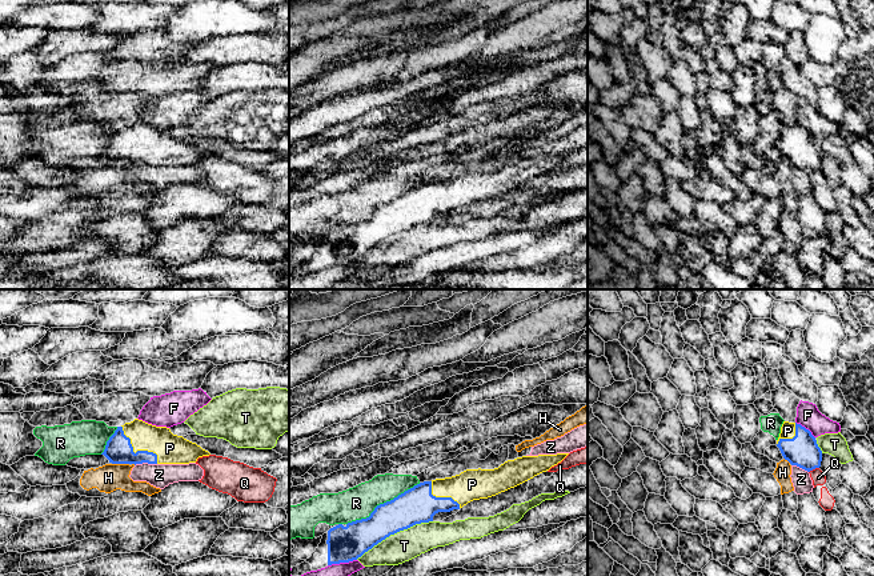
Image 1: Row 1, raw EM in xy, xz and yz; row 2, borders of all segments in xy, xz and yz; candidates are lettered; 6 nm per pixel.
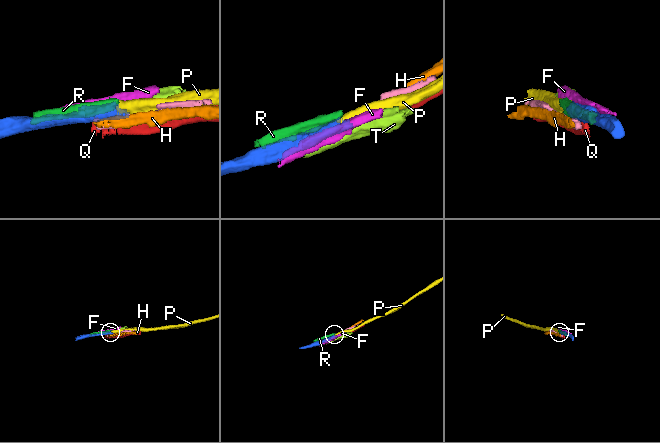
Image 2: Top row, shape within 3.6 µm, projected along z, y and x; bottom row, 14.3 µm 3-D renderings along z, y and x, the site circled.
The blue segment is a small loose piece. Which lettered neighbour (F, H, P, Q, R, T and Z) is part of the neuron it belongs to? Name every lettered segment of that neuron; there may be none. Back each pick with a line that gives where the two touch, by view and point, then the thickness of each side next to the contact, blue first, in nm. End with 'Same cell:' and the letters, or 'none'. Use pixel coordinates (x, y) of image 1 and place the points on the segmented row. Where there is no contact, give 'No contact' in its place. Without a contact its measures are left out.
P: Touches blue at xy (136, 452). Thickness 160 nm (blue) against 180 nm
Same cell: P

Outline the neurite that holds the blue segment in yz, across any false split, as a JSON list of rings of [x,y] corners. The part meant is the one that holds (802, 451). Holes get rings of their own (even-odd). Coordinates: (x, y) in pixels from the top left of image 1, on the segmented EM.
[[[783,421],[777,447],[791,465],[807,472],[821,467],[822,451],[811,432],[801,424]]]

